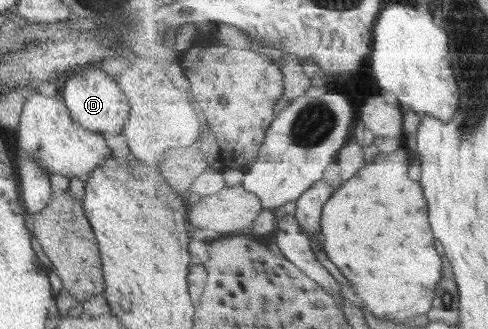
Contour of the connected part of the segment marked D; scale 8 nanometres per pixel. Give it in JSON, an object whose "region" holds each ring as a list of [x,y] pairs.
{"region":[[[93,64],[74,69],[73,75],[65,80],[60,98],[66,105],[70,118],[88,132],[120,134],[123,122],[128,118],[128,99],[118,88],[117,82],[110,80],[110,76]]]}

